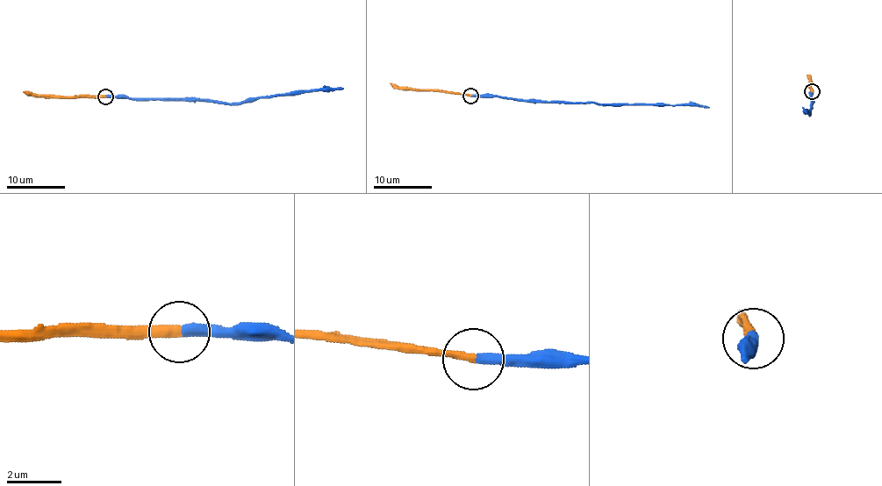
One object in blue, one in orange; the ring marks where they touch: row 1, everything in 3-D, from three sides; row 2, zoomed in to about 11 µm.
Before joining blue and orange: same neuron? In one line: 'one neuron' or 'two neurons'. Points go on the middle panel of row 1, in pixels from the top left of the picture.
one neuron

